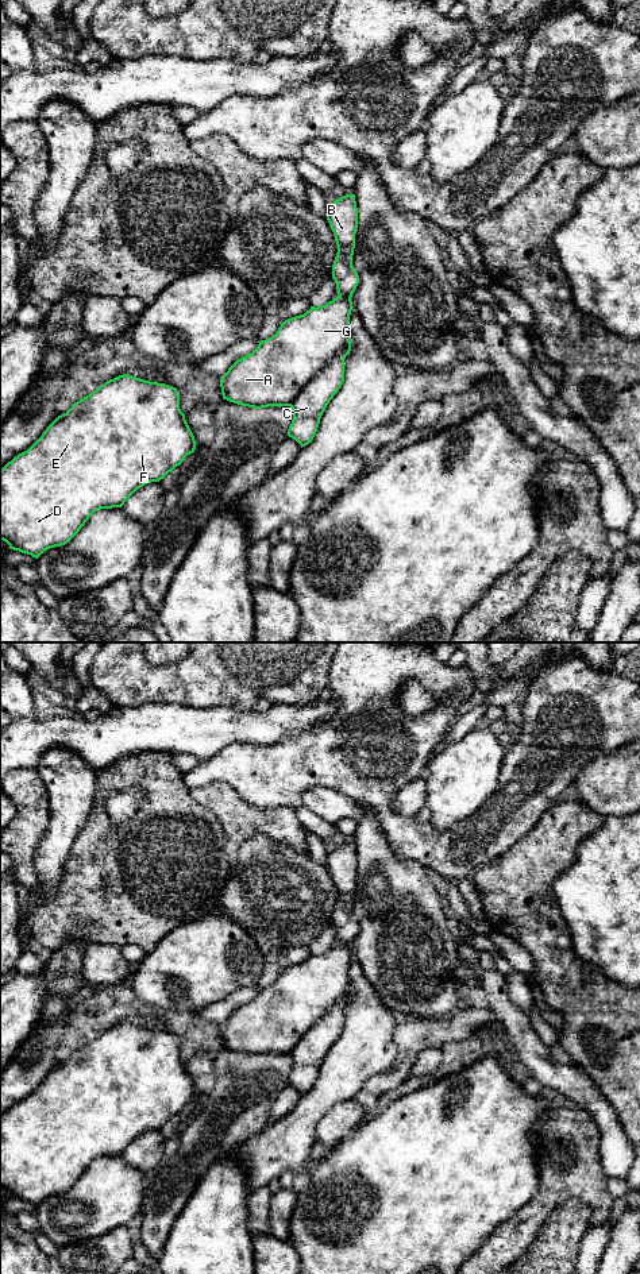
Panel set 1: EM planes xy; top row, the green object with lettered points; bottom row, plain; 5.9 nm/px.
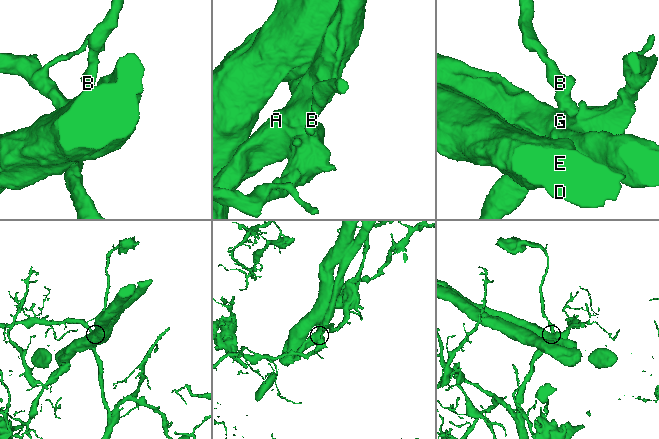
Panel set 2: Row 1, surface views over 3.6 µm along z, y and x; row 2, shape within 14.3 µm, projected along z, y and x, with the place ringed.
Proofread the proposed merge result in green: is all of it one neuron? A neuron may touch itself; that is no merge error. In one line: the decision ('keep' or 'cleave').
cleave

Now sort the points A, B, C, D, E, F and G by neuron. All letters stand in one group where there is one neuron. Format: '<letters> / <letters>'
A D E F G / B C

